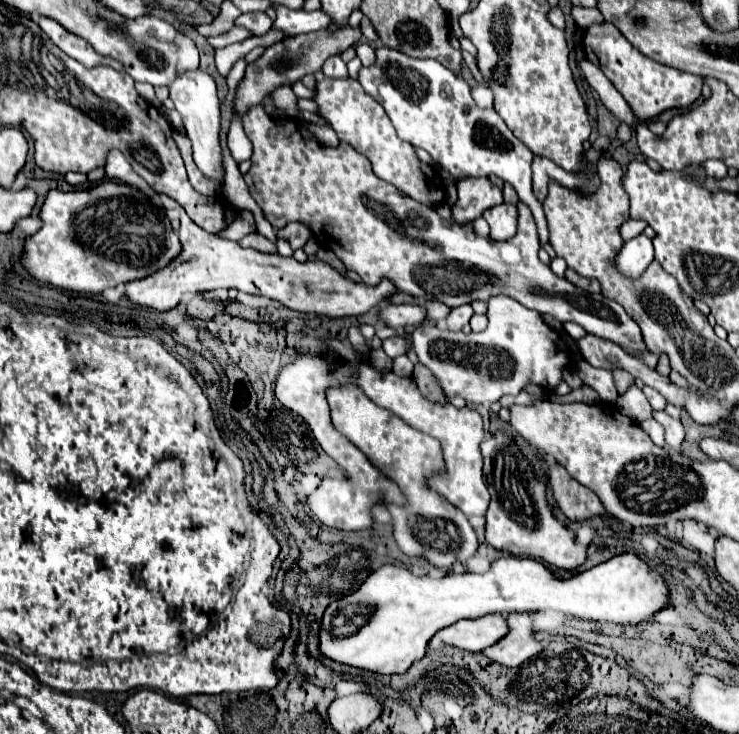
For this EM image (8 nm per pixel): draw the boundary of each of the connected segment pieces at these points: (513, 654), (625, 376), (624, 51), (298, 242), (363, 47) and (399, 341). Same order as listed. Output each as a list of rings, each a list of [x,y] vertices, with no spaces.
[[[510,613],[506,621],[510,625],[510,633],[506,633],[502,641],[494,643],[490,649],[482,649],[480,653],[500,665],[518,667],[526,659],[538,655],[542,651],[542,645],[534,639],[528,613]]]
[[[614,369],[614,371],[612,371],[612,375],[614,383],[616,383],[618,393],[624,393],[624,391],[628,389],[628,385],[632,385],[634,383],[634,378],[625,370]]]
[[[602,23],[592,25],[584,33],[584,45],[594,51],[600,61],[600,69],[612,81],[612,85],[622,93],[628,101],[632,111],[642,119],[648,121],[670,107],[688,107],[692,105],[702,91],[702,77],[676,71],[674,67],[666,67],[650,57],[642,55],[614,25]]]
[[[288,223],[276,235],[278,235],[278,239],[286,239],[292,249],[302,249],[302,245],[312,237],[312,233],[308,229],[304,229],[300,223]]]
[[[360,43],[358,47],[356,47],[356,53],[358,53],[358,57],[360,57],[360,61],[362,61],[362,65],[366,67],[366,65],[374,65],[374,47],[372,45],[368,45],[368,43]]]
[[[394,335],[394,337],[390,337],[390,339],[386,339],[382,343],[382,349],[390,359],[394,359],[398,355],[406,355],[408,349],[410,349],[410,343],[408,343],[408,339],[404,335]]]

